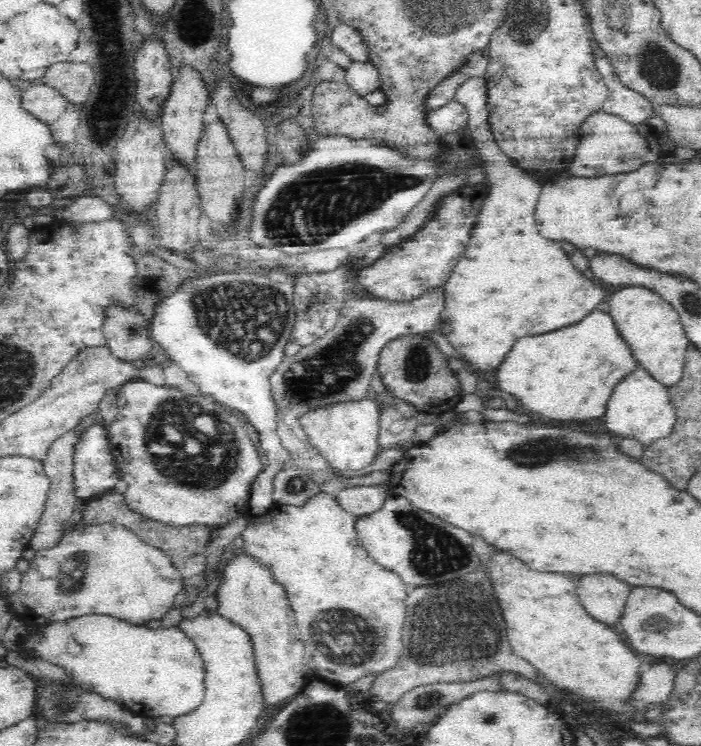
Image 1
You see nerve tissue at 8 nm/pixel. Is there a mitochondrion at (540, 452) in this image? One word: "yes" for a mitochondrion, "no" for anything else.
yes

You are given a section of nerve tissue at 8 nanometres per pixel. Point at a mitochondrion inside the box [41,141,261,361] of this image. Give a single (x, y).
(131, 330)

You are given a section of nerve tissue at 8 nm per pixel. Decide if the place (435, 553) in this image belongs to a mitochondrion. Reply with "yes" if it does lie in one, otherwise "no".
yes

